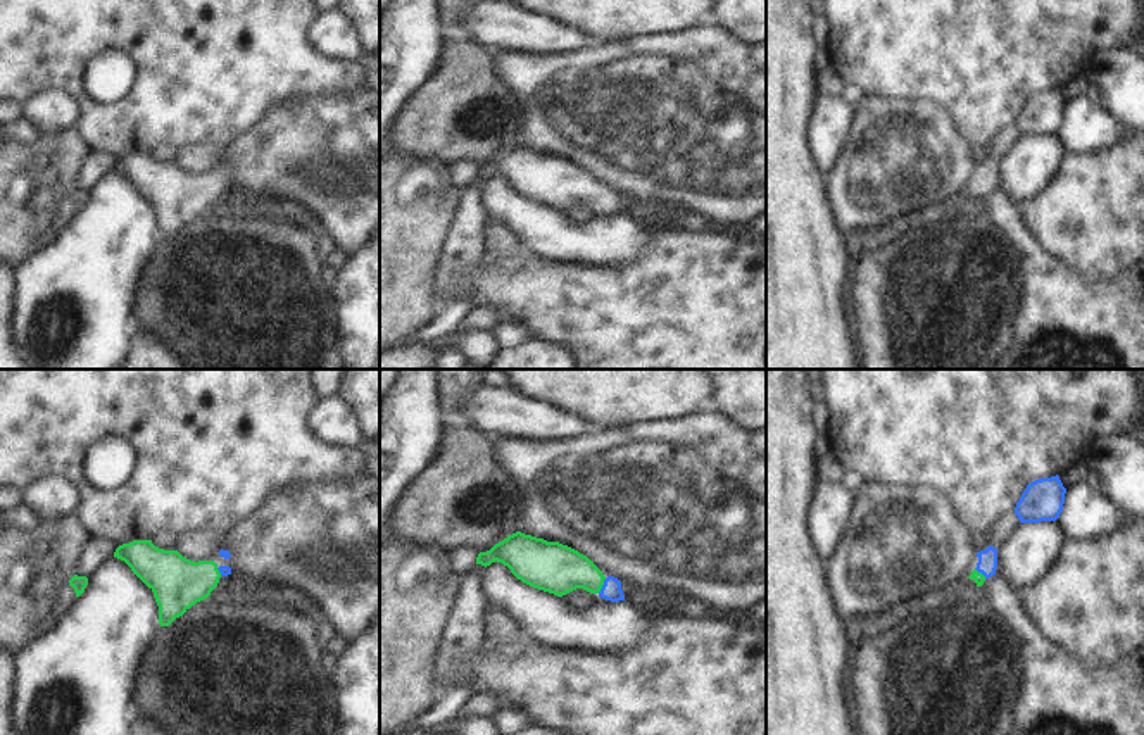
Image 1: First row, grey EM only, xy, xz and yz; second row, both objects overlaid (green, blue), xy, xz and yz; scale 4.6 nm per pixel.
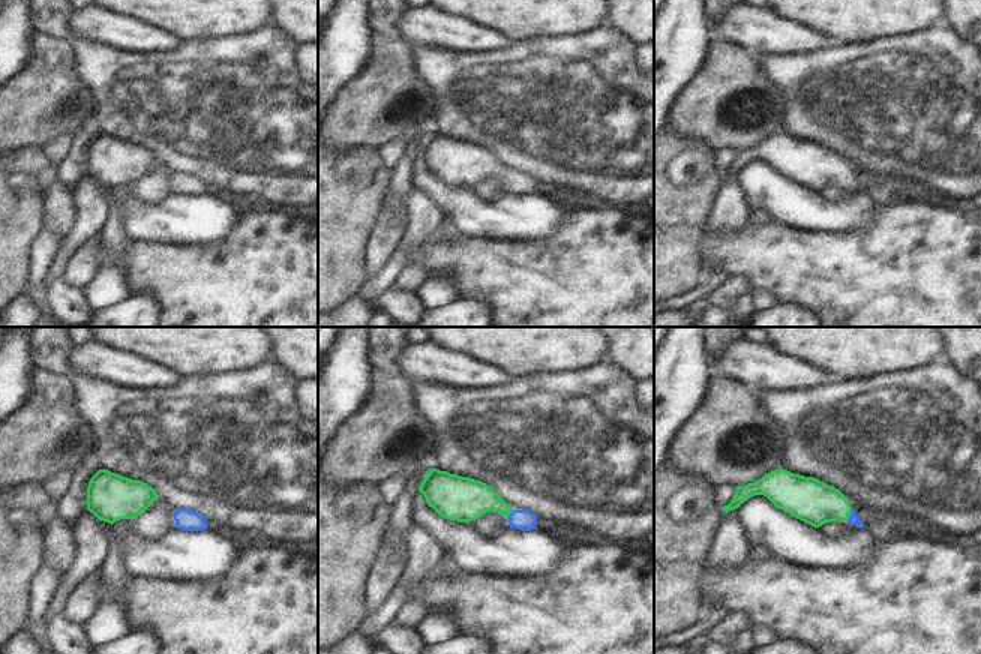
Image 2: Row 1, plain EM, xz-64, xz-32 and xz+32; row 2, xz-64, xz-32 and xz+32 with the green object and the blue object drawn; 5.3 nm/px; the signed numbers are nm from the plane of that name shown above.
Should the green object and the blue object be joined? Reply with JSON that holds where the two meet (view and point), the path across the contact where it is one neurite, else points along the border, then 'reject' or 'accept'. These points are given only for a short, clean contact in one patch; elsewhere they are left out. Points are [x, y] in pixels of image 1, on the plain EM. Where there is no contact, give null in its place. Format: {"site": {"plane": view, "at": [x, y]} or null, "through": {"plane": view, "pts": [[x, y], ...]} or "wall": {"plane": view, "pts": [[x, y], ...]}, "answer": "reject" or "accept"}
{"site": {"plane": "xz", "at": [603, 197]}, "through": {"plane": "xz", "pts": [[554, 182], [575, 183], [603, 197], [611, 204]]}, "answer": "accept"}

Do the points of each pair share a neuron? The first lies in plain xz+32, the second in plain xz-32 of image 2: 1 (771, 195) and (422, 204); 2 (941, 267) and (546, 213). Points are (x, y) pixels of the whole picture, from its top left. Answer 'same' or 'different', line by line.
1: different
2: different

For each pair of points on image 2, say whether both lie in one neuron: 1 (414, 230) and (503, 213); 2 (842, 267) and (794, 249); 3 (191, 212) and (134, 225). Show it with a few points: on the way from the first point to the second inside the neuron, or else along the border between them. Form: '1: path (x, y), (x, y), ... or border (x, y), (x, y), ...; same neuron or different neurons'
1: border (420, 188), (444, 215); different neurons
2: path (830, 266), (810, 266), (806, 261); same neuron
3: path (177, 219), (164, 224), (147, 224); same neuron

